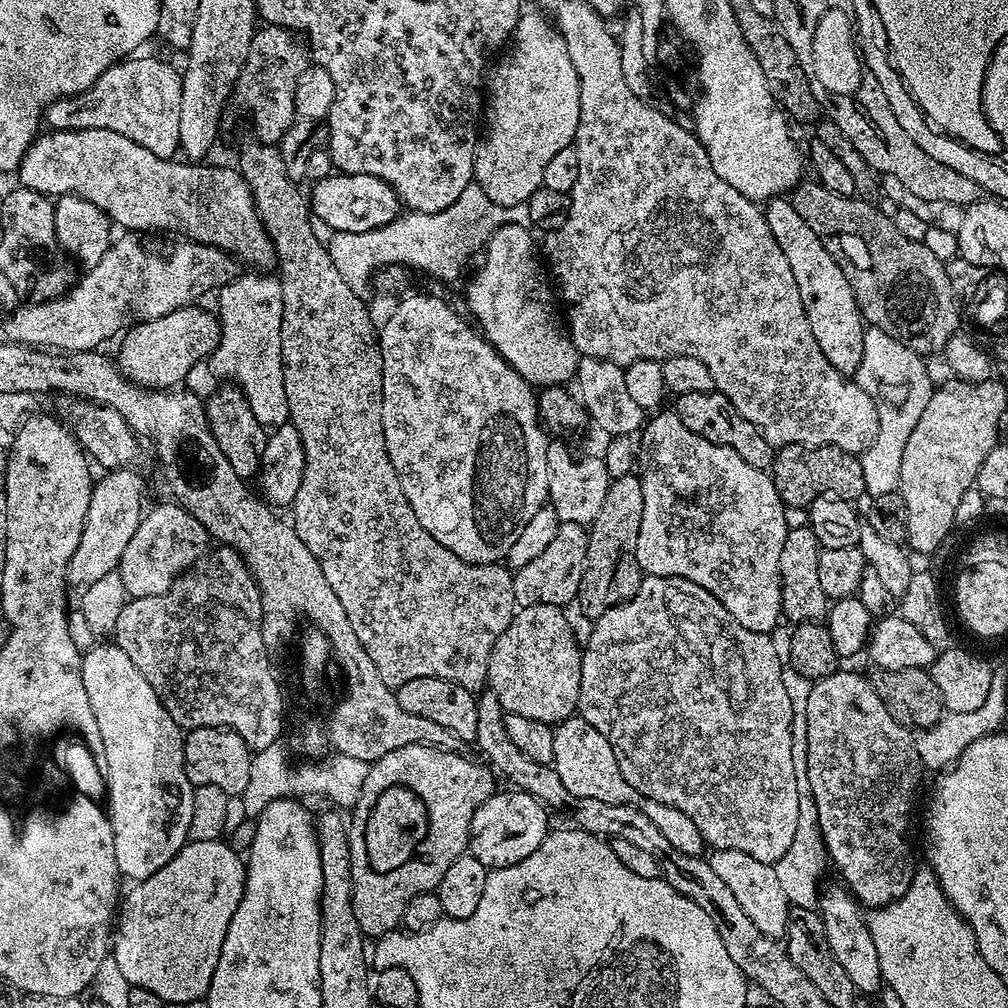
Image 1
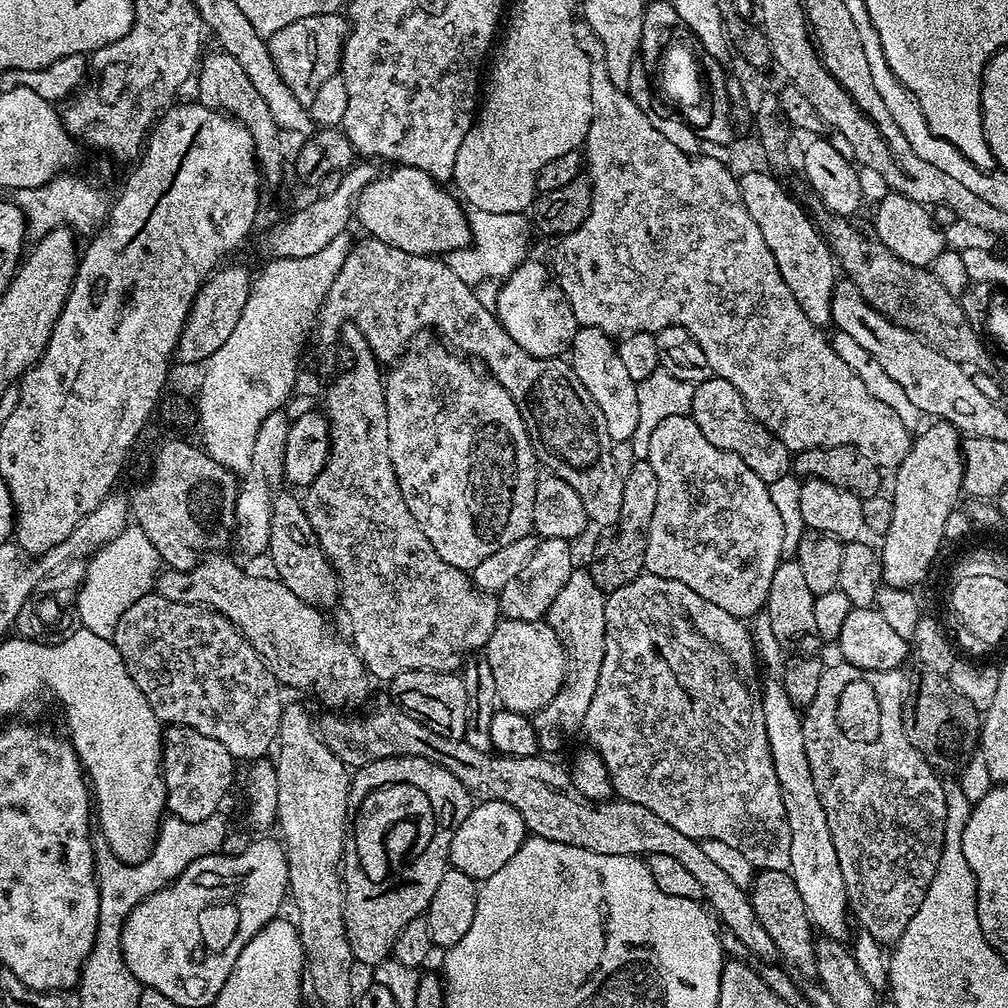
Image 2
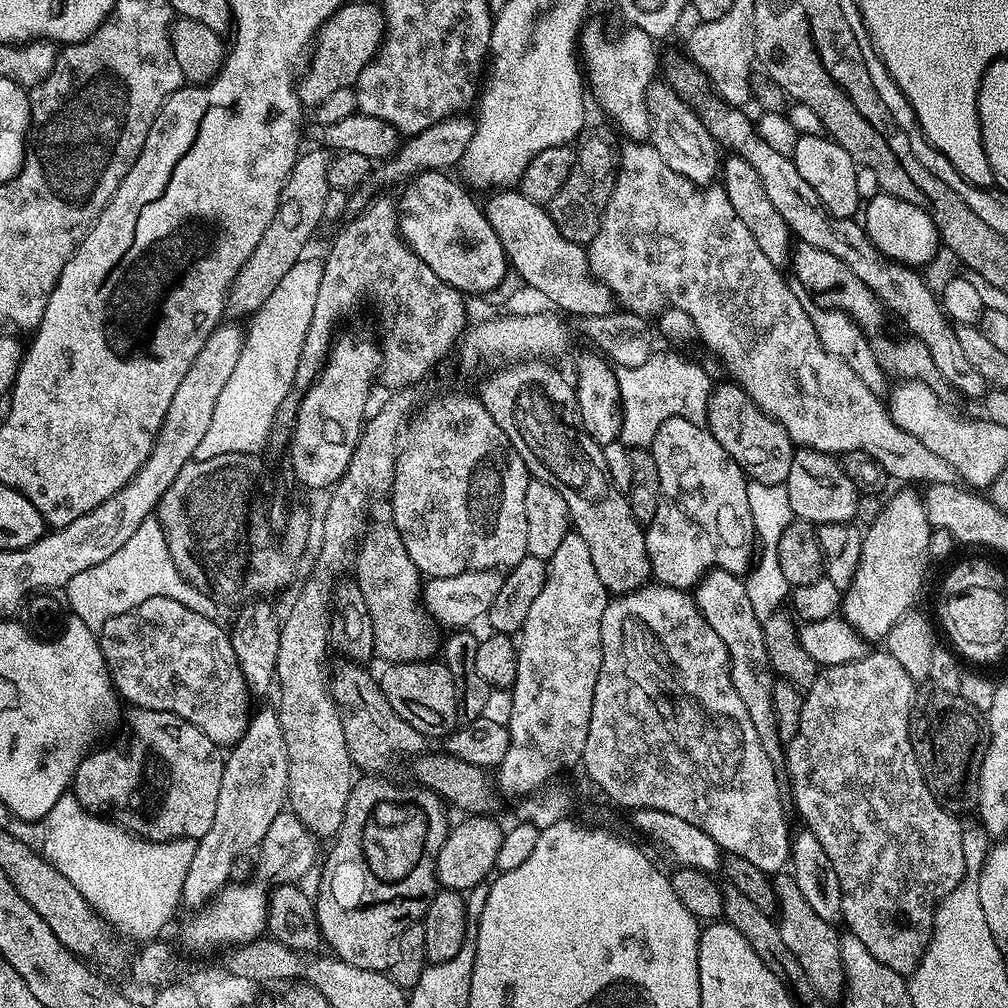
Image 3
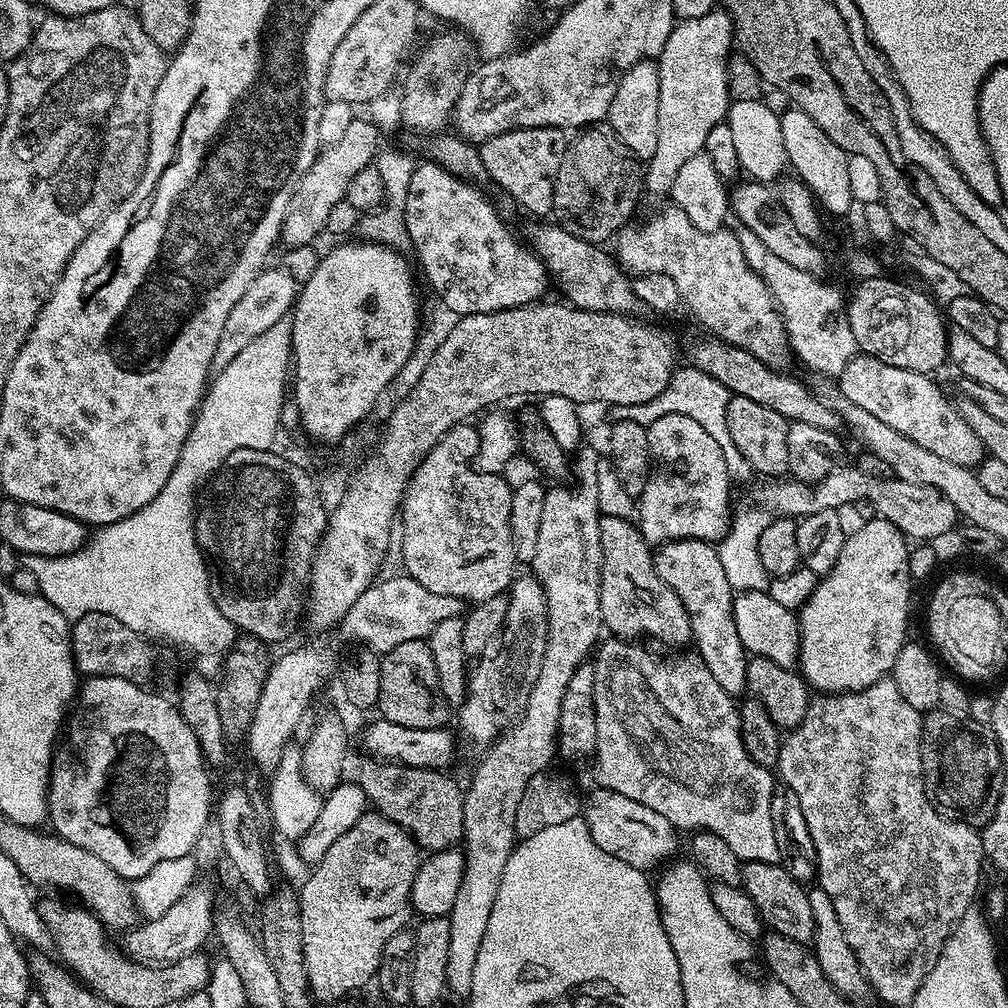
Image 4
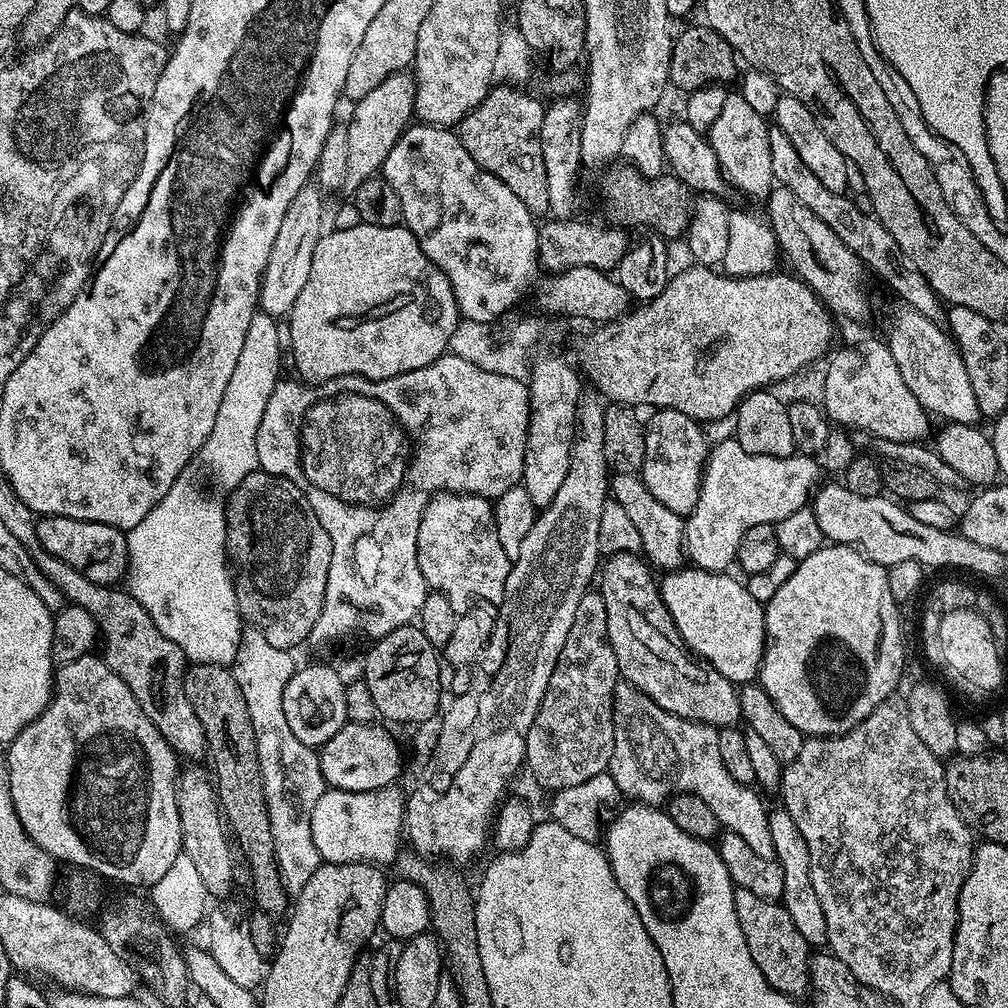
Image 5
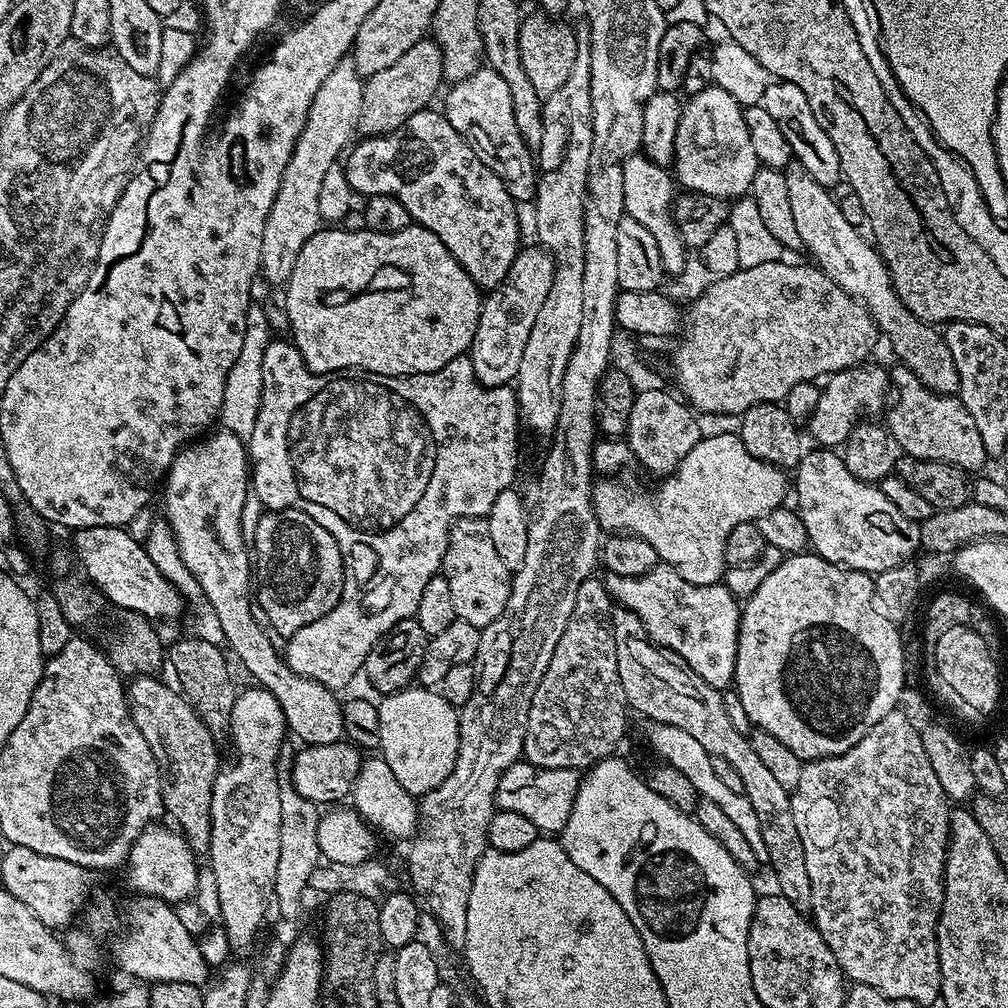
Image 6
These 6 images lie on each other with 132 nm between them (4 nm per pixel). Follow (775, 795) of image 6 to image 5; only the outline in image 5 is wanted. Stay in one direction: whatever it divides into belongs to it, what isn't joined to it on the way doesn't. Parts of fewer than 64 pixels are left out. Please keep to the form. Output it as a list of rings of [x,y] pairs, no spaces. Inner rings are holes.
[[[623,552],[607,557],[598,576],[598,584],[600,582],[598,591],[602,602],[606,604],[608,640],[616,655],[621,677],[627,683],[633,684],[639,692],[648,695],[662,711],[676,716],[678,720],[708,724],[717,730],[739,725],[742,717],[737,685],[729,682],[722,674],[718,674],[718,670],[705,666],[684,647],[680,636],[676,633],[674,622],[662,602],[657,581],[655,579],[652,581],[651,574],[653,575],[649,565],[639,555]],[[776,806],[776,809],[768,812],[768,825],[770,839],[774,842],[774,858],[782,866],[780,900],[786,914],[790,914],[794,926],[798,926],[798,934],[806,938],[809,946],[827,945],[826,914],[822,914],[822,902],[818,902],[818,894],[814,894],[814,886],[810,882],[810,850],[806,850],[806,838],[802,838],[798,826],[794,826],[794,818],[790,818],[782,806]]]

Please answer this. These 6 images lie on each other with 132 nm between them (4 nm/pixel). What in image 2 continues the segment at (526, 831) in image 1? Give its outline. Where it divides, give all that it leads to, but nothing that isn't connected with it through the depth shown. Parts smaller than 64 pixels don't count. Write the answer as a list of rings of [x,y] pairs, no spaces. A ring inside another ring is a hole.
[[[486,800],[477,803],[466,818],[466,822],[458,826],[450,842],[448,859],[451,867],[462,870],[462,874],[470,874],[470,878],[477,882],[483,882],[490,878],[490,874],[502,870],[502,866],[506,866],[506,862],[510,862],[514,854],[518,854],[525,839],[526,829],[522,814],[518,814],[518,810],[514,810],[514,806],[506,802]]]

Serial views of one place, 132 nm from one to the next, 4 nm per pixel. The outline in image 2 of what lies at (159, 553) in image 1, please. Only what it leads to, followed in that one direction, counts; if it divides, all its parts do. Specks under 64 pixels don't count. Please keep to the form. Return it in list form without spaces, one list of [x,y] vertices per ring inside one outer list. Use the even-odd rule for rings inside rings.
[[[220,550],[205,555],[191,572],[161,571],[154,585],[155,591],[174,602],[202,604],[206,608],[221,612],[245,636],[250,646],[254,646],[277,684],[301,684],[314,692],[322,703],[332,707],[329,708],[332,710],[350,710],[354,704],[362,703],[368,694],[370,683],[368,669],[351,643],[347,639],[336,637],[328,629],[328,624],[324,621],[325,613],[313,604],[302,602],[302,598],[298,598],[298,594],[294,594],[294,590],[287,588],[279,578],[267,580],[264,576],[251,576],[250,573],[243,572],[230,557],[224,555],[228,554]]]

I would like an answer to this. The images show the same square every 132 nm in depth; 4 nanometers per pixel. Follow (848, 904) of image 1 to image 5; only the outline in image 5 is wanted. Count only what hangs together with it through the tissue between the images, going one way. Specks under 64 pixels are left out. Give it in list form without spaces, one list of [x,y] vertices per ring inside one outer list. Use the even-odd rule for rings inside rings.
[[[613,471],[610,476],[610,496],[611,499],[618,502],[618,506],[622,506],[622,510],[626,510],[626,514],[630,514],[630,518],[633,520],[634,526],[638,530],[638,534],[642,534],[642,556],[653,569],[664,568],[663,570],[676,570],[685,563],[685,521],[674,510],[666,510],[666,506],[662,506],[662,502],[658,502],[658,498],[654,498],[654,494],[650,494],[650,490],[644,485],[643,479],[641,479],[641,477],[637,475],[635,471]]]

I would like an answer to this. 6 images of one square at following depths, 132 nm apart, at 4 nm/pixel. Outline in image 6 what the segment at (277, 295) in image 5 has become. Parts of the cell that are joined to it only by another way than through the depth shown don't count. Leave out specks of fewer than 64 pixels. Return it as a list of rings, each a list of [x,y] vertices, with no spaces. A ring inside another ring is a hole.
[[[348,58],[330,70],[330,78],[326,78],[318,94],[314,94],[308,121],[290,154],[290,162],[278,186],[274,206],[270,206],[270,214],[262,230],[260,266],[262,276],[269,280],[269,285],[287,285],[302,246],[315,232],[321,231],[318,189],[322,186],[322,178],[326,178],[326,170],[330,170],[330,166],[337,163],[345,149],[353,143],[352,131],[355,133],[358,128],[363,97],[364,80],[356,65]]]

